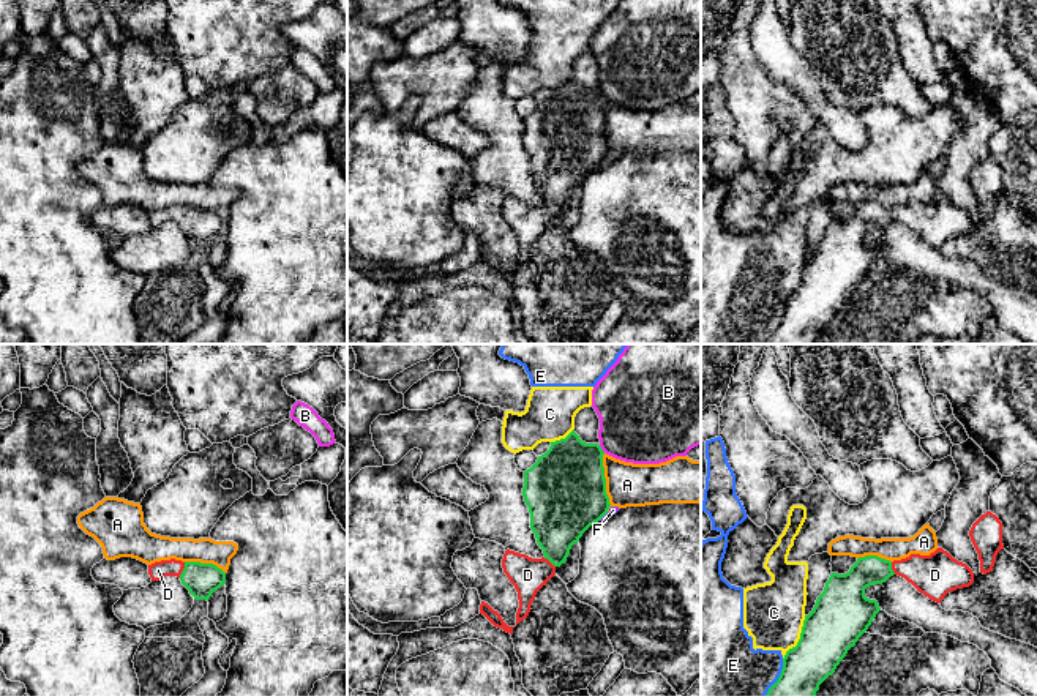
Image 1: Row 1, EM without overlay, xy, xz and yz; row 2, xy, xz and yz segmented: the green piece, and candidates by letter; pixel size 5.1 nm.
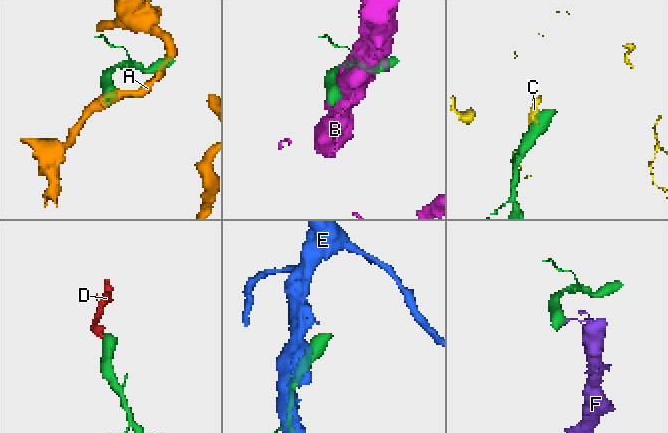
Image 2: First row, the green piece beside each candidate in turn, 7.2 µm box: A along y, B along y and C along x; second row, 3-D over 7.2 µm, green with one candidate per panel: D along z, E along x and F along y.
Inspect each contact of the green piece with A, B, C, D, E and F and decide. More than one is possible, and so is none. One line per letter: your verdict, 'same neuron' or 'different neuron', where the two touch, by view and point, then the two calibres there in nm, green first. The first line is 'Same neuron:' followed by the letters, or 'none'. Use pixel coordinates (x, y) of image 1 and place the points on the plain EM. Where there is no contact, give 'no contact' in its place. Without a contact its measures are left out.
Same neuron: D
A: different neuron | xz (605, 128) | 420/220 nm
B: different neuron | xz (600, 95) | 400/420 nm
C: different neuron | yz (801, 284) | 300/320 nm
D: same neuron | xy (183, 217) | 170/90 nm
E: different neuron | yz (778, 324) | 240/400 nm
F: different neuron | xz (603, 161) | 420/50 nm

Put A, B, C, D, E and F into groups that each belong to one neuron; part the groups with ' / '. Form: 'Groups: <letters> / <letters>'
Groups: A / B / C E / D / F

